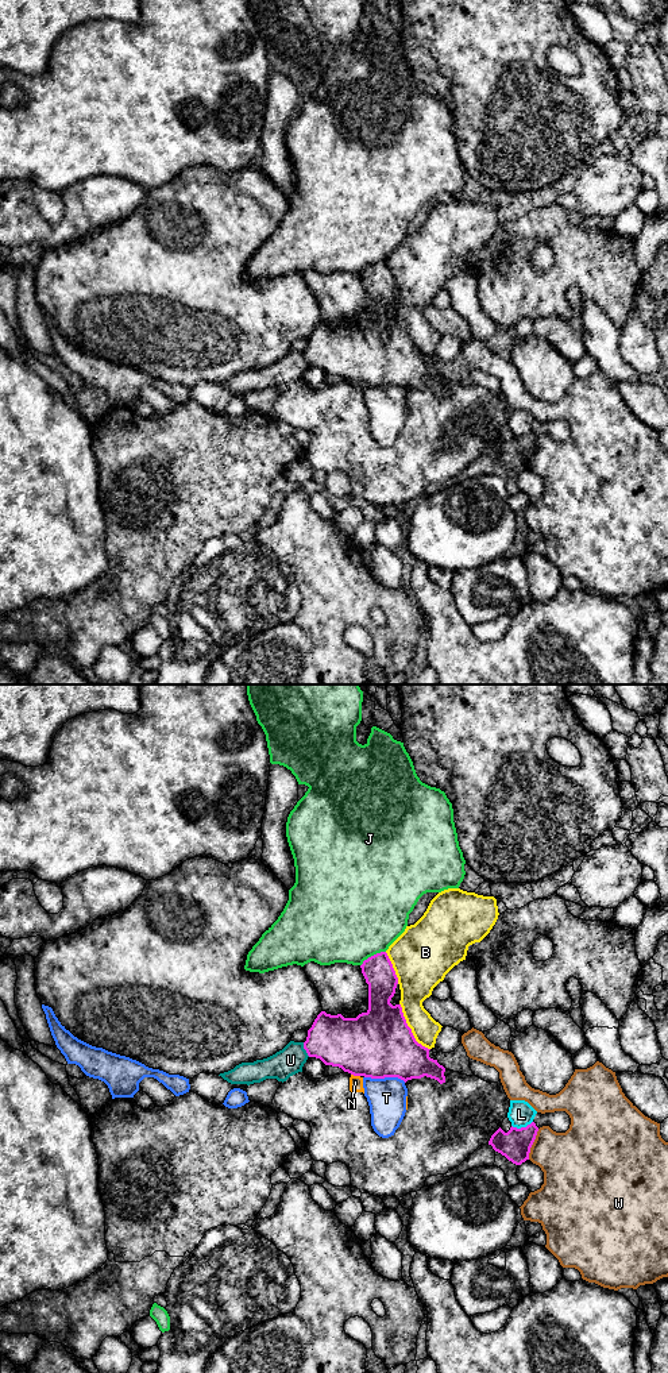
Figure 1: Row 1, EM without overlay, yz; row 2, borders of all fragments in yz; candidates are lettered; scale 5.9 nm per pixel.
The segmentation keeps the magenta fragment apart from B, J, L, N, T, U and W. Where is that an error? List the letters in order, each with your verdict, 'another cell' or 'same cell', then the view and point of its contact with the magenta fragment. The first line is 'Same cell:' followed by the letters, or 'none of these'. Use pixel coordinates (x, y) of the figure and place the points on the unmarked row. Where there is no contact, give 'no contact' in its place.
Same cell: U
B: another cell; meets magenta in yz at (410, 338)
J: another cell; meets magenta in yz at (371, 265)
L: another cell; meets magenta in yz at (521, 436)
N: another cell; meets magenta in yz at (355, 384)
T: another cell; meets magenta in yz at (385, 385)
U: same cell; meets magenta in yz at (305, 358)
W: another cell; meets magenta in yz at (532, 452)

